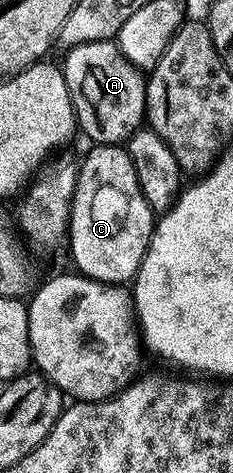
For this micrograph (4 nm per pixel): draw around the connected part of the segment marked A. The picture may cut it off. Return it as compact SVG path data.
M114 41L86 42L77 48L66 51L67 59L61 62L61 69L65 76L65 84L69 88L71 103L75 109L75 121L78 129L83 130L95 144L104 146L118 146L126 143L127 139L135 135L135 131L144 125L147 113L147 78L144 71L133 65Z

